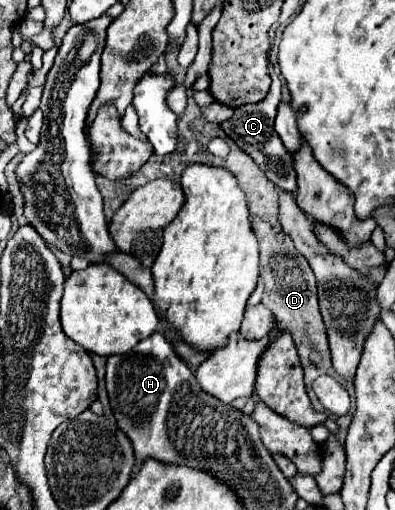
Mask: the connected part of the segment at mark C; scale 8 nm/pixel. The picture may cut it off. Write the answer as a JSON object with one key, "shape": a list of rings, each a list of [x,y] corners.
{"shape":[[[272,75],[272,87],[270,87],[270,93],[266,99],[262,99],[260,103],[254,103],[254,105],[242,105],[238,109],[234,109],[234,115],[230,119],[226,119],[226,123],[220,123],[220,129],[244,151],[248,153],[258,165],[260,169],[266,173],[266,177],[294,193],[296,191],[296,175],[294,175],[294,163],[292,163],[292,155],[286,151],[286,147],[282,145],[282,141],[278,139],[278,133],[274,131],[274,117],[276,117],[276,111],[278,111],[278,103],[280,103],[280,79],[278,75]]]}

